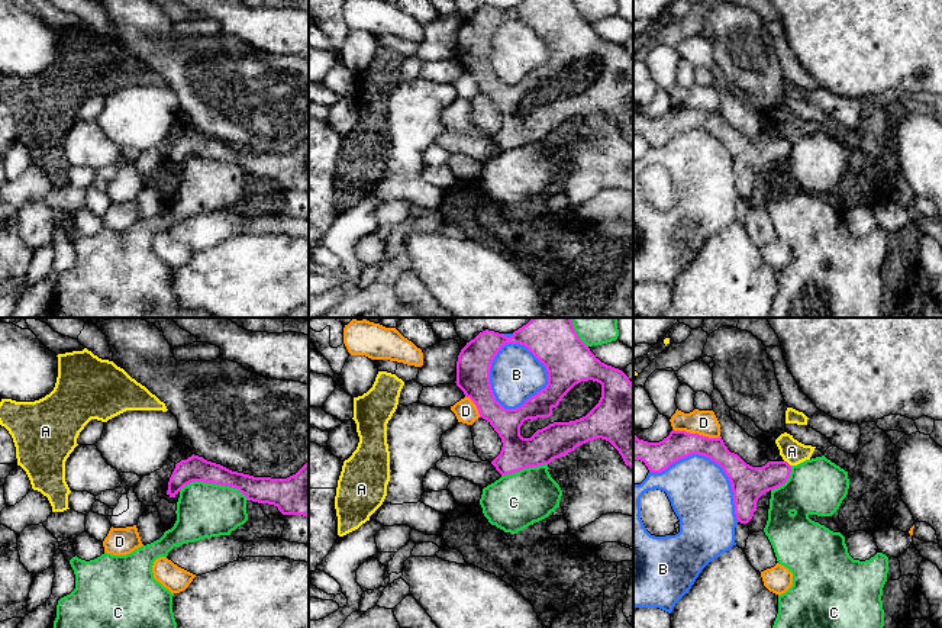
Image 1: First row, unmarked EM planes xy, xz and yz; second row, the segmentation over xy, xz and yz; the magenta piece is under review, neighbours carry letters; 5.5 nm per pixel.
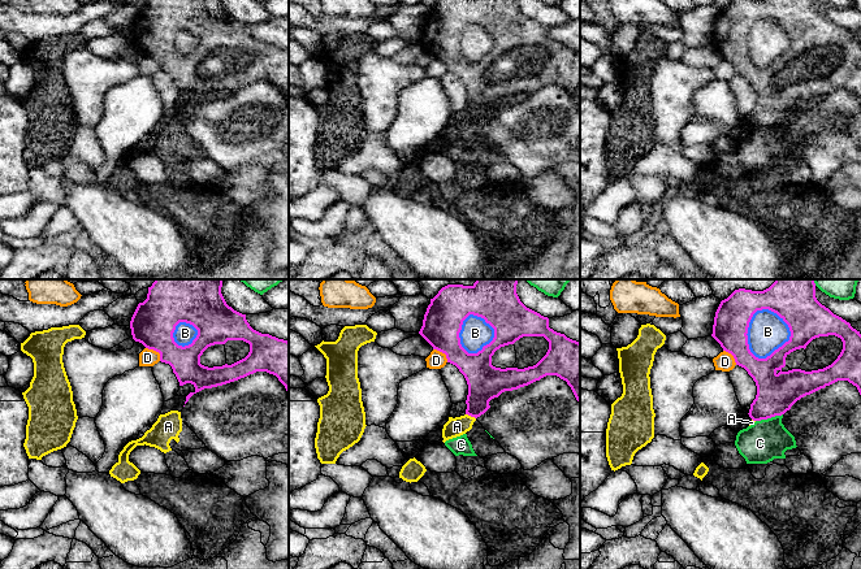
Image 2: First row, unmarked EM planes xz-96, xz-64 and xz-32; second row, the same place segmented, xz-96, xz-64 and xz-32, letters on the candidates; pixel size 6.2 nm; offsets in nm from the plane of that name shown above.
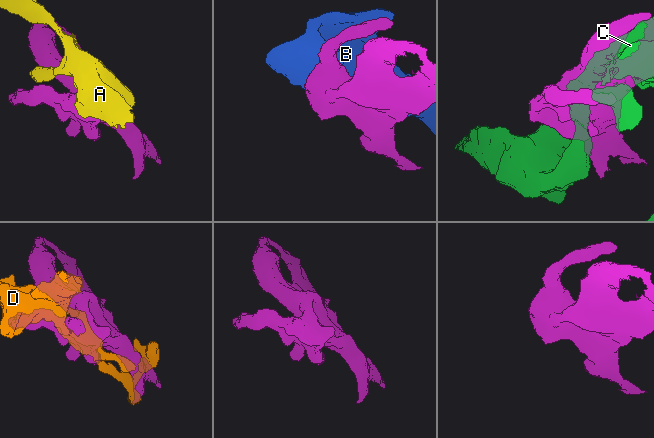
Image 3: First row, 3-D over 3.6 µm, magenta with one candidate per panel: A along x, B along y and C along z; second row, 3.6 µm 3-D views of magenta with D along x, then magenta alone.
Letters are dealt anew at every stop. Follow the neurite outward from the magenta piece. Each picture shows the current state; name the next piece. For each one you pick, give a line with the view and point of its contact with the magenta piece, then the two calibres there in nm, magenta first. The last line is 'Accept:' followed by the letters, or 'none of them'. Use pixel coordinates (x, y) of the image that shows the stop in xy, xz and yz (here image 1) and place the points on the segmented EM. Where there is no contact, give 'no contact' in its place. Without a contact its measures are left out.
Accept: none of them

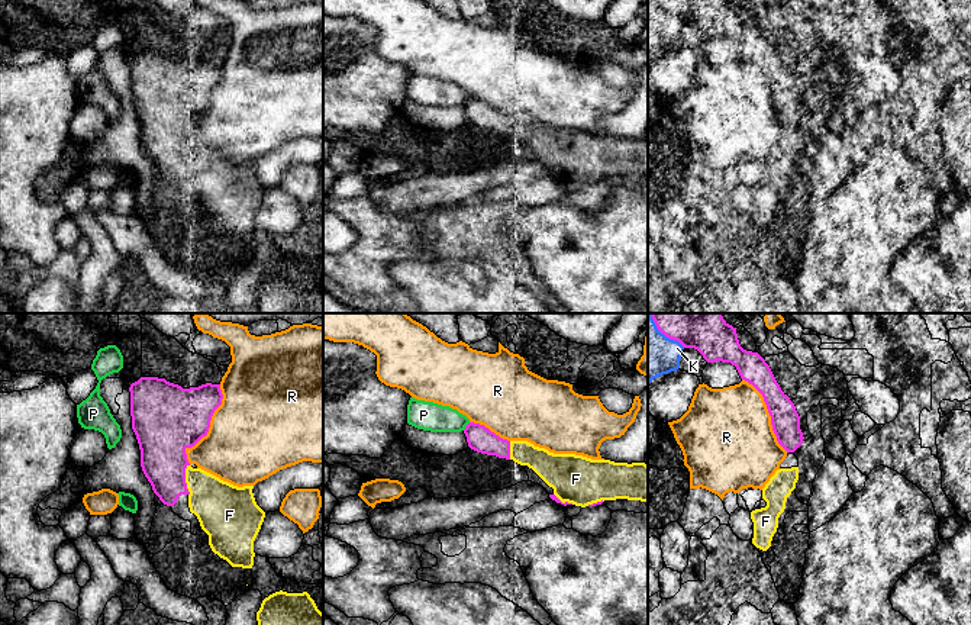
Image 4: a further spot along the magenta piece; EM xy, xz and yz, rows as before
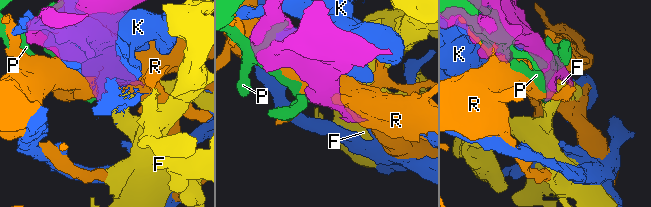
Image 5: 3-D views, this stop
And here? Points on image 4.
F: contact xy (184, 480); calibres 260 and 280 nm
Accept: F

